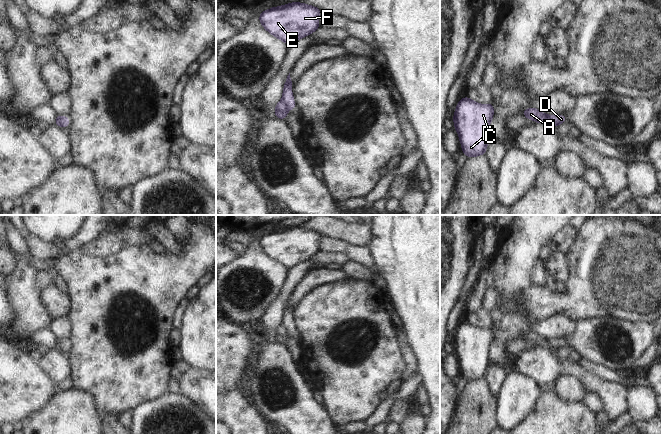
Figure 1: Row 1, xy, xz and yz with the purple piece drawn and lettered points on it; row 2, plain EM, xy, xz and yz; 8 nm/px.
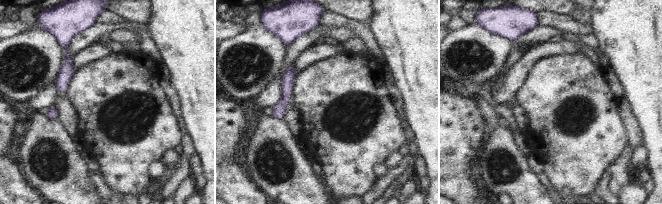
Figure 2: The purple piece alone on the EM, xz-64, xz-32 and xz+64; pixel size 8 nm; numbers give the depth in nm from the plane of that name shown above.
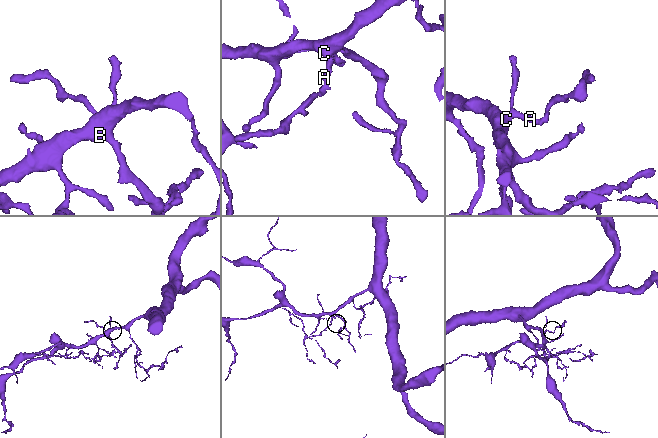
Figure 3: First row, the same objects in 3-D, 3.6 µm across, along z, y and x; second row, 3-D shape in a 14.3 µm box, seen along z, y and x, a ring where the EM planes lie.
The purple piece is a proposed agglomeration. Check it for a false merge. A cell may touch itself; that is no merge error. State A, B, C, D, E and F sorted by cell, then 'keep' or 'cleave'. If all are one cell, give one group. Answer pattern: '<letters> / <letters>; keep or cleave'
A B C E F / D; cleave

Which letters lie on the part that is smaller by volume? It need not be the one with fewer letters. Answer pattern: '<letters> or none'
D

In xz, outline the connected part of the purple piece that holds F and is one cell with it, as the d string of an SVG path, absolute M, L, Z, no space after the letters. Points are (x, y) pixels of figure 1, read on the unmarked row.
M293 226L280 231L271 231L269 234L261 236L259 245L266 255L289 270L320 252L318 242L321 237L322 235L317 231Z

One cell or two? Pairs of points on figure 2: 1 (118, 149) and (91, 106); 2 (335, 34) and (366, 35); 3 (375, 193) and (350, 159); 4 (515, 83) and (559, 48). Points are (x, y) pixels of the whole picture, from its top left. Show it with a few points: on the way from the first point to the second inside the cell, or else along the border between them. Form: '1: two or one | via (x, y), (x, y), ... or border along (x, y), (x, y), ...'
1: one | via (108, 138), (100, 128), (97, 117)
2: two | border along (336, 27), (344, 27), (357, 37)
3: two | border along (371, 187), (364, 193)
4: one | via (520, 70), (538, 52), (546, 49)

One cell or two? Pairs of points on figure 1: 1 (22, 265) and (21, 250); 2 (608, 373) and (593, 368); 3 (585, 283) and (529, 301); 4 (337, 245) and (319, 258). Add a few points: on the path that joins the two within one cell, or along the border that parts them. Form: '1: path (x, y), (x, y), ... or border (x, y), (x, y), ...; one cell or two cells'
1: border (16, 255), (25, 257), (28, 264), (35, 270); two cells
2: path (604, 372), (597, 369); one cell
3: path (571, 297), (567, 301), (543, 301); one cell
4: border (320, 250), (343, 253), (349, 259); two cells

